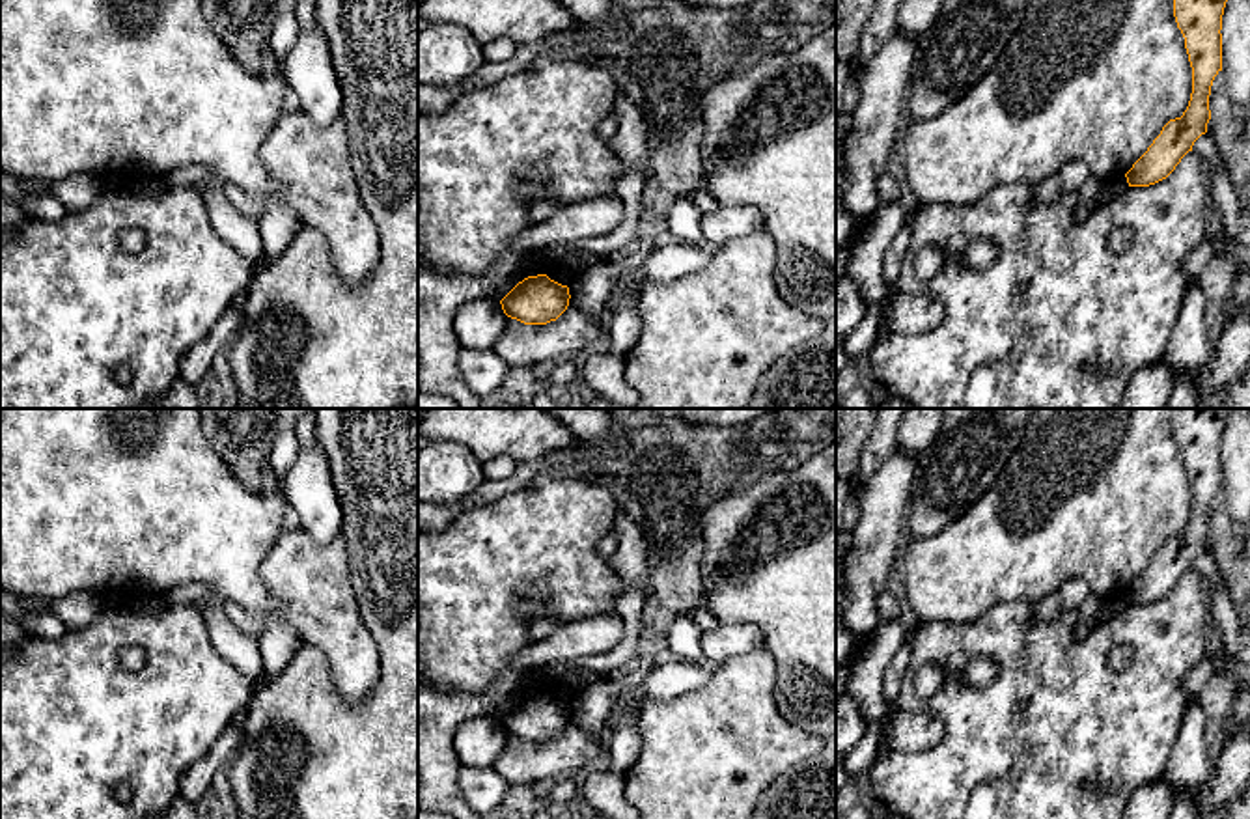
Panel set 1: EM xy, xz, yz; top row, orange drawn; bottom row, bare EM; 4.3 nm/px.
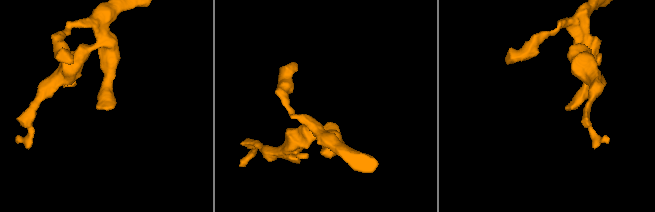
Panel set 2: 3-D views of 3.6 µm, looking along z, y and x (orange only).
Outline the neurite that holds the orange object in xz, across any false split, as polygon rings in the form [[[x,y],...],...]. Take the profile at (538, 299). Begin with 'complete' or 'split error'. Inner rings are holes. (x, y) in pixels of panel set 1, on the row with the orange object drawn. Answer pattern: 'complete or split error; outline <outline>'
complete; outline [[[547,274],[528,276],[519,282],[502,300],[507,317],[524,325],[547,325],[556,321],[569,306],[569,287]]]

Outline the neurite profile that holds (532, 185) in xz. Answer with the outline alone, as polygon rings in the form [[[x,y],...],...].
[[[534,170],[532,174],[528,174],[519,185],[521,196],[530,198],[541,194],[545,179],[545,170]]]

